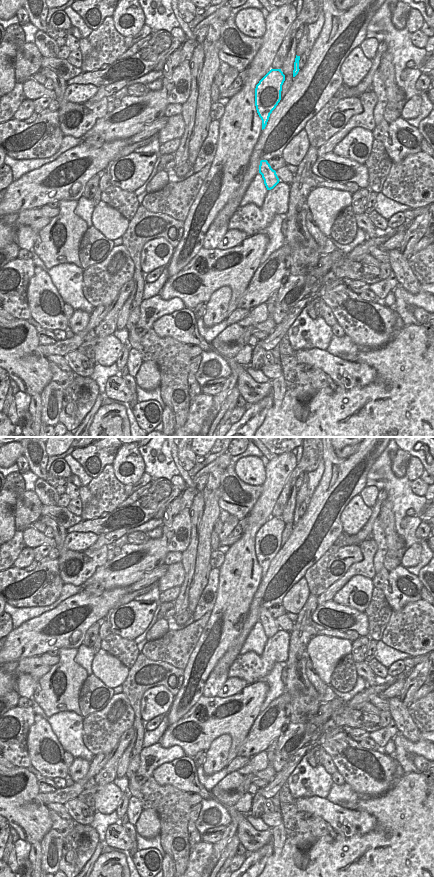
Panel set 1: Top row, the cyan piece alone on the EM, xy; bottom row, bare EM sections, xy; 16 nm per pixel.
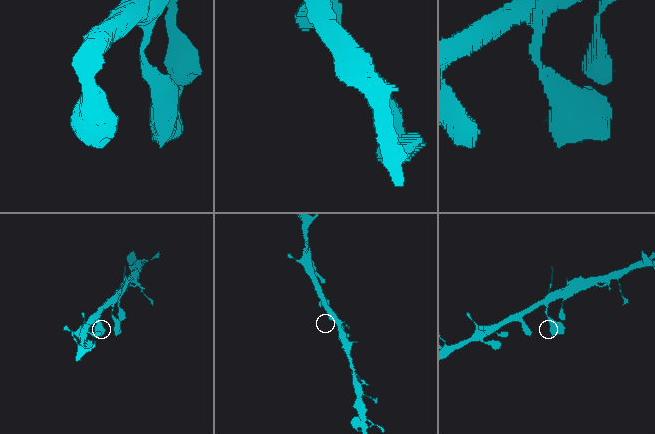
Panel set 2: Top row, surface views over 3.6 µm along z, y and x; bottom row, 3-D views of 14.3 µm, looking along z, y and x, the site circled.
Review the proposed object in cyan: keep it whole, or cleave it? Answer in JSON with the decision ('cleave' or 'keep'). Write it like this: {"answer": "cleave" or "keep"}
{"answer": "cleave"}

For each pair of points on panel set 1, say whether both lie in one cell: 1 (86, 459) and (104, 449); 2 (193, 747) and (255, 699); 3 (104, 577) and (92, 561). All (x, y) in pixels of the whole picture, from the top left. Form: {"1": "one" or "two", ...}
{"1": "one", "2": "one", "3": "two"}

